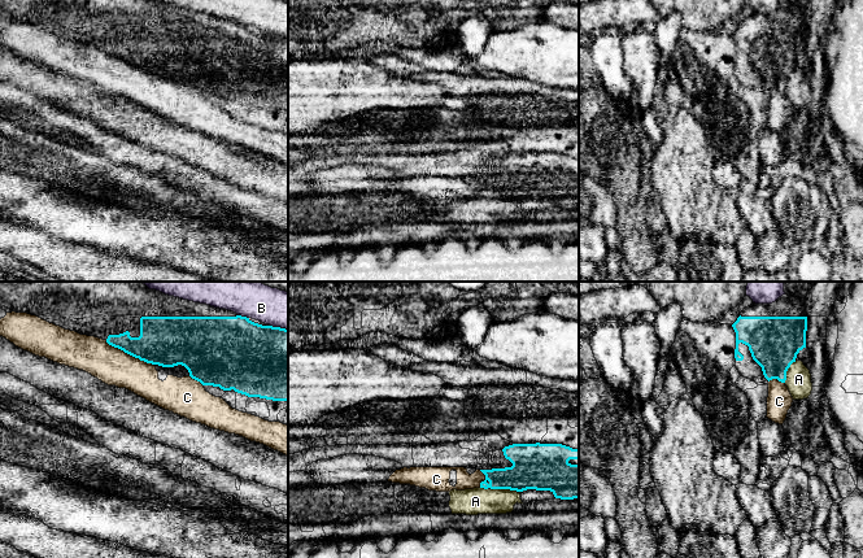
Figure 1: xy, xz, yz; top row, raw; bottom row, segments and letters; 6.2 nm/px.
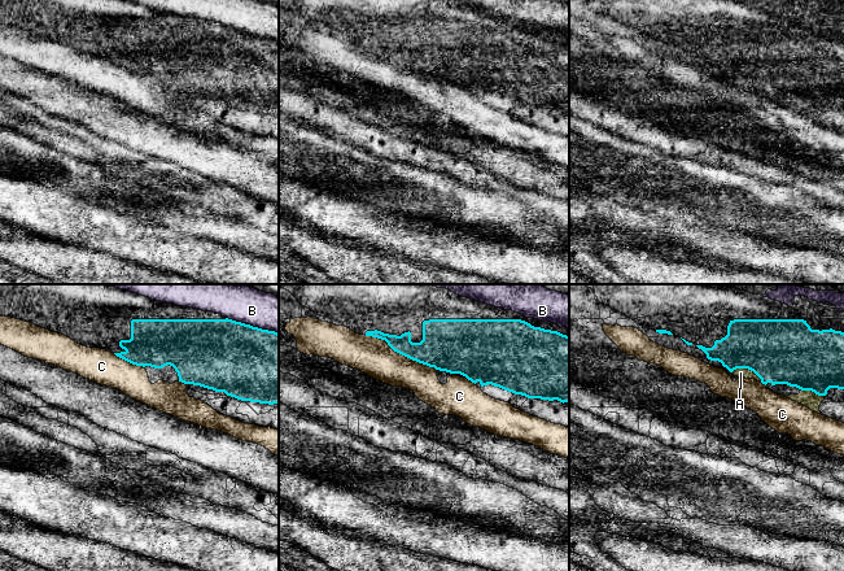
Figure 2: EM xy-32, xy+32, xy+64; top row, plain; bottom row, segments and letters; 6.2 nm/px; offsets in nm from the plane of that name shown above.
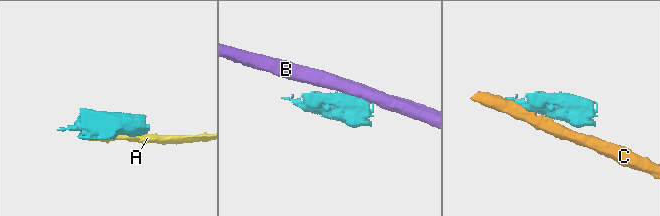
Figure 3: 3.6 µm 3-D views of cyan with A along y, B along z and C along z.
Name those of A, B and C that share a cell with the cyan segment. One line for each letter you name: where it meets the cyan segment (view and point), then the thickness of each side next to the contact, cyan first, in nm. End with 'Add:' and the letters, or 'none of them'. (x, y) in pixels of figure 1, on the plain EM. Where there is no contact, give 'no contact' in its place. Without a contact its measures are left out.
Add: none of them

